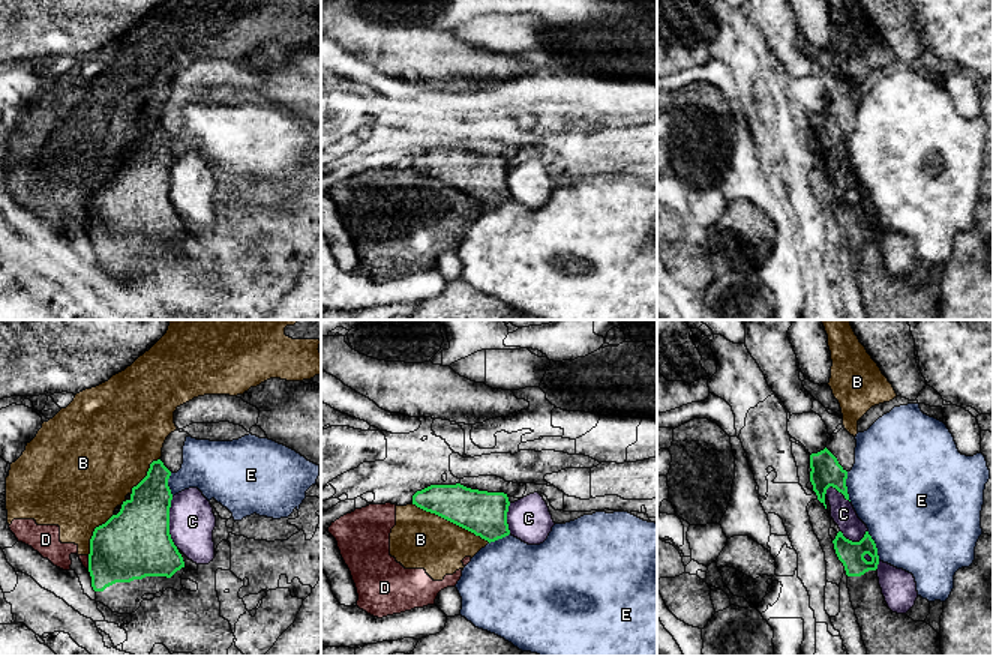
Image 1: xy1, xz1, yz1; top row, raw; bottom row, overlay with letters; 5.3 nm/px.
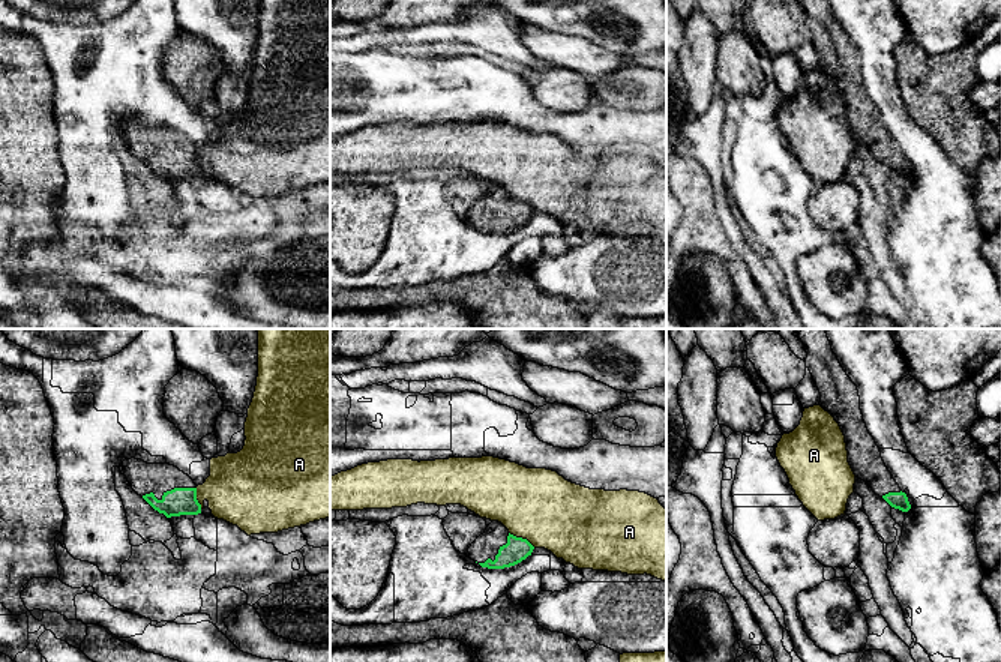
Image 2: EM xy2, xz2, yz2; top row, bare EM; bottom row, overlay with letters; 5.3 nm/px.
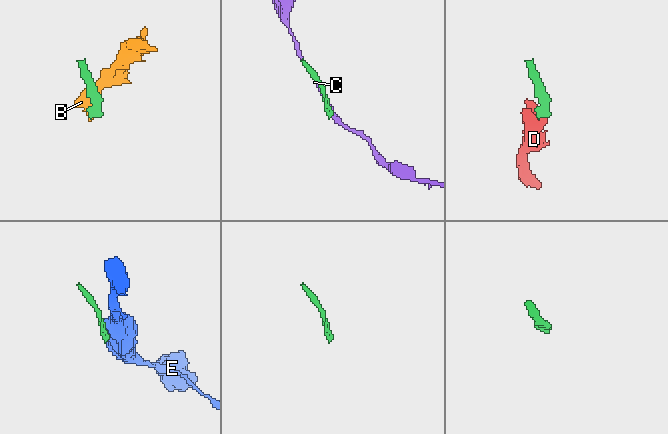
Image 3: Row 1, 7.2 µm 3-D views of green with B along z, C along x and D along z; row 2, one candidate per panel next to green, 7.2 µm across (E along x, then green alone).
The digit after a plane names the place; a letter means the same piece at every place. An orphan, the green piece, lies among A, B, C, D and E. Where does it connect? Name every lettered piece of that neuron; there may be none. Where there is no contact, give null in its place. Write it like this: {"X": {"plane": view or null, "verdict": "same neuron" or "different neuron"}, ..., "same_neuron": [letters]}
{"A": {"plane": "xz2", "verdict": "different neuron"}, "B": {"plane": "xz1", "verdict": "different neuron"}, "C": {"plane": "xy1", "verdict": "different neuron"}, "D": {"plane": "xy1", "verdict": "different neuron"}, "E": {"plane": "yz1", "verdict": "different neuron"}, "same_neuron": []}

